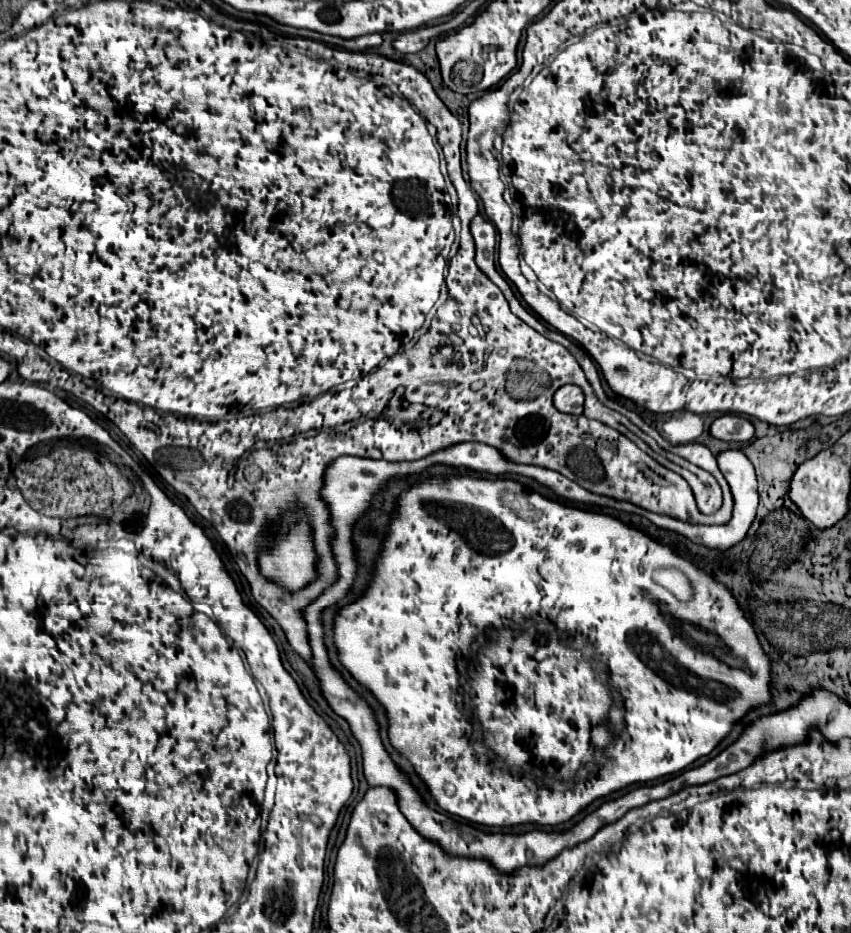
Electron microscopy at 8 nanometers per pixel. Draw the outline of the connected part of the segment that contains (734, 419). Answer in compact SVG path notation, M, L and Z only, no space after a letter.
M722 415L718 417L712 427L710 427L710 435L722 441L750 441L754 437L754 425L738 415Z

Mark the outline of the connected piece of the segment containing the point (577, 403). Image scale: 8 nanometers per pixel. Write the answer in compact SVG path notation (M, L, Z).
M562 385L556 393L554 393L554 405L558 411L562 413L570 413L570 415L580 415L584 409L584 393L580 387L576 385Z

